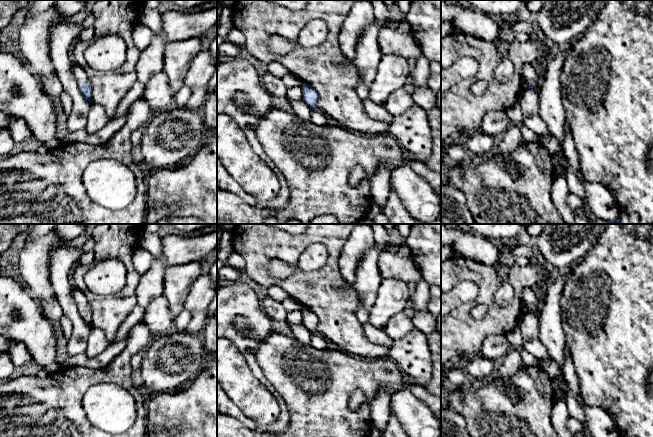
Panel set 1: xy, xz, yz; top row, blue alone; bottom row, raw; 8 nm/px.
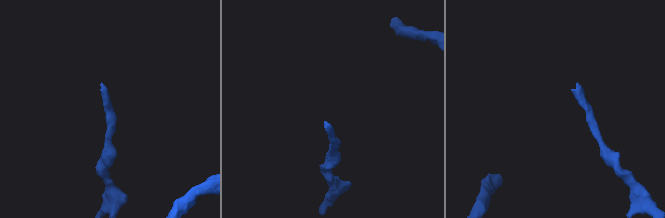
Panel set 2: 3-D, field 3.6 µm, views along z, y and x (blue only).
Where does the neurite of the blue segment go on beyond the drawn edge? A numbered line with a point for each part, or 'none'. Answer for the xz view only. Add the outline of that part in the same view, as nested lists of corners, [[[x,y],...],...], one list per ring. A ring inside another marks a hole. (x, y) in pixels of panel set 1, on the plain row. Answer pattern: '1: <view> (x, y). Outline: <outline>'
none

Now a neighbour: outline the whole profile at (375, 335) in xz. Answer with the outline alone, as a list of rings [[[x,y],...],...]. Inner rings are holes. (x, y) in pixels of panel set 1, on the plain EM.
[[[369,321],[363,325],[366,337],[373,343],[391,348],[394,340],[384,330],[374,327]]]

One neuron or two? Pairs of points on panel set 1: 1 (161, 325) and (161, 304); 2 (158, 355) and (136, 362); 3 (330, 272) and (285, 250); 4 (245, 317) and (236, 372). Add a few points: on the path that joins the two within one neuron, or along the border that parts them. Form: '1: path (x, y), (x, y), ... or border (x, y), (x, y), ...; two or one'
1: path (161, 320), (161, 309); one
2: border (143, 351), (142, 364), (138, 369); two
3: path (317, 276), (302, 276), (293, 267), (293, 263); one
4: border (227, 338), (243, 355), (251, 372); two

